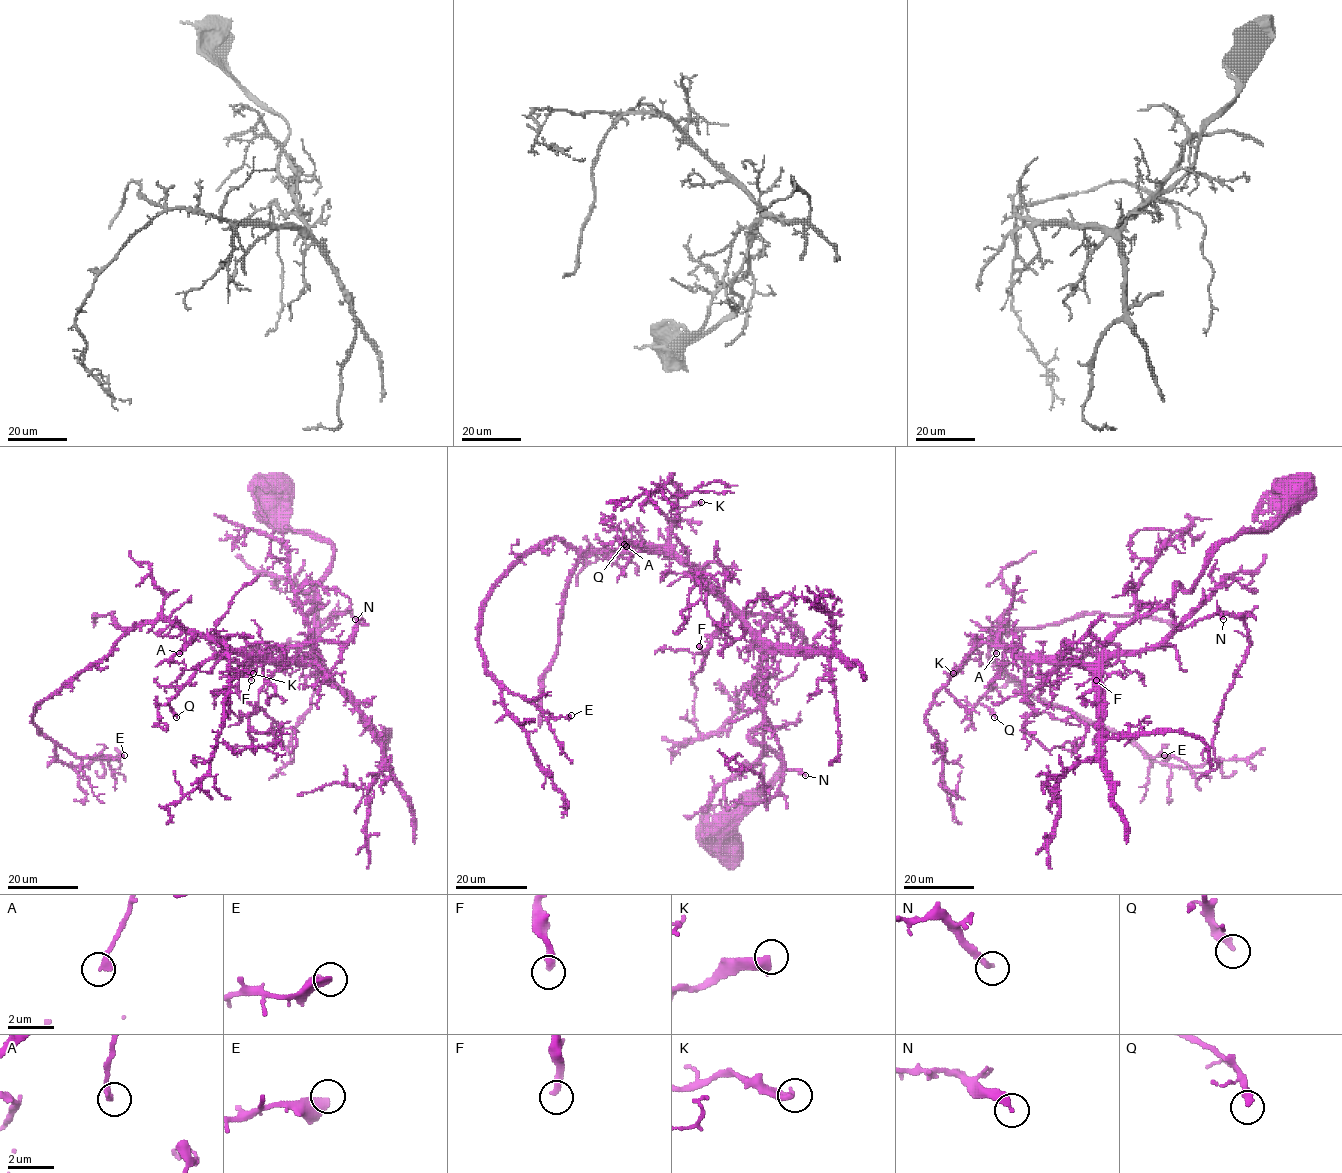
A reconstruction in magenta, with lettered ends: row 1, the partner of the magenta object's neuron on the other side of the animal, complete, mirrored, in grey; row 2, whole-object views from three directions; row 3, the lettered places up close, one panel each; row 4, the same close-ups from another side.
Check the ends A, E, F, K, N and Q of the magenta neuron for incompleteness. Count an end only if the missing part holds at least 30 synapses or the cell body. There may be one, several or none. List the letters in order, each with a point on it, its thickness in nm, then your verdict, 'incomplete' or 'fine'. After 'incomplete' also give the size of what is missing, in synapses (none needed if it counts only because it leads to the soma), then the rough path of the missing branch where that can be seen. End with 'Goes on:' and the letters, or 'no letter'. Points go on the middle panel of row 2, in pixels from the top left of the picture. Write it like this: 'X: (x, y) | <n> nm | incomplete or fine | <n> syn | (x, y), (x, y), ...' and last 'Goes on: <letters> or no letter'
A: (626, 546) | 200 nm | fine
E: (571, 715) | 440 nm | fine
F: (699, 646) | 280 nm | fine
K: (701, 502) | 360 nm | fine
N: (805, 775) | 240 nm | fine
Q: (624, 544) | 280 nm | incomplete | 30 syn | (624, 544), (630, 542), (634, 549), (620, 552), (610, 562)
Goes on: Q

